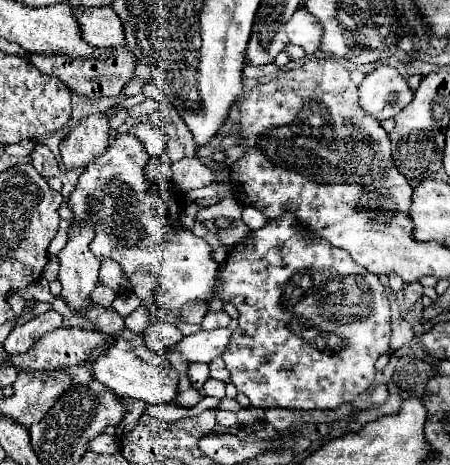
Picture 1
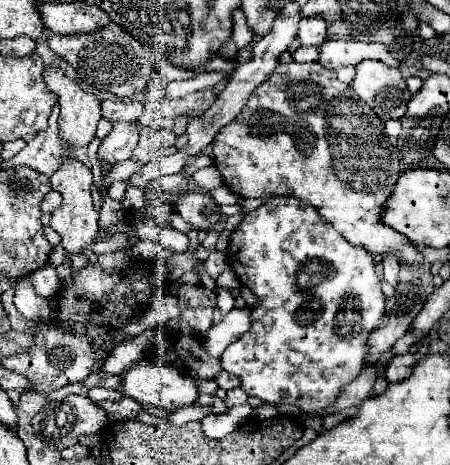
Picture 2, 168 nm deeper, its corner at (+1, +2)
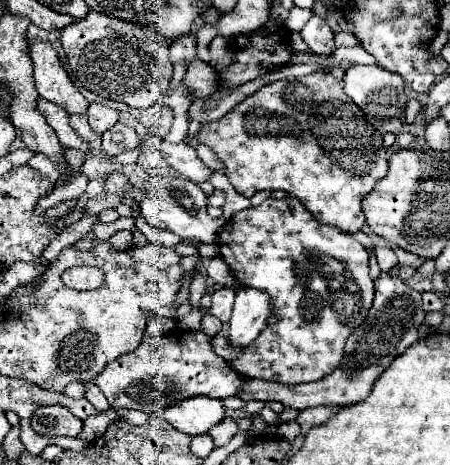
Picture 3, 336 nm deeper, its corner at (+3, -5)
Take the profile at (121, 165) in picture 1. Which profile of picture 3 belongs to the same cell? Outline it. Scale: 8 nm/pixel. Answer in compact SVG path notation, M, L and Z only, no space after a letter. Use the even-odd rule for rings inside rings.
M116 123L110 131L102 135L102 149L108 155L120 155L124 151L132 151L140 145L140 135L122 123Z

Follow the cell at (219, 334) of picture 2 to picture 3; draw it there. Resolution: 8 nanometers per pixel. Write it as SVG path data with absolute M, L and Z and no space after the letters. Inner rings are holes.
M240 287L236 291L236 301L230 317L228 345L246 347L252 343L270 317L270 301L266 293L260 293L250 287Z

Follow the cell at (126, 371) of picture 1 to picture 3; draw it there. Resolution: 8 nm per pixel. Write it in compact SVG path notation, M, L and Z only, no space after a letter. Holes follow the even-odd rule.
M196 395L182 401L176 401L174 405L166 407L162 417L178 431L188 435L202 435L208 433L212 425L224 419L224 407L218 399Z

